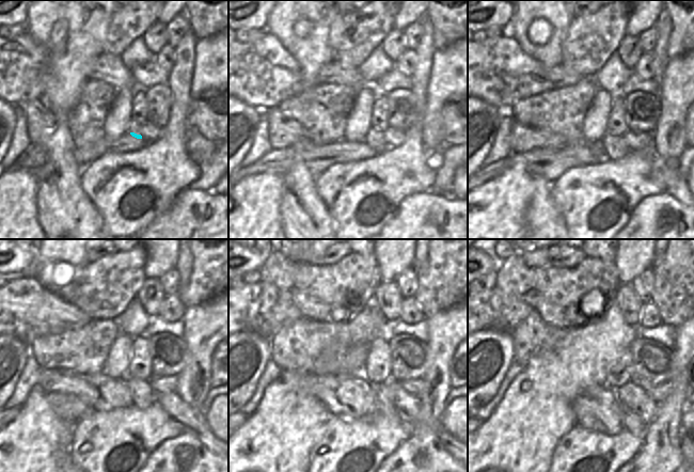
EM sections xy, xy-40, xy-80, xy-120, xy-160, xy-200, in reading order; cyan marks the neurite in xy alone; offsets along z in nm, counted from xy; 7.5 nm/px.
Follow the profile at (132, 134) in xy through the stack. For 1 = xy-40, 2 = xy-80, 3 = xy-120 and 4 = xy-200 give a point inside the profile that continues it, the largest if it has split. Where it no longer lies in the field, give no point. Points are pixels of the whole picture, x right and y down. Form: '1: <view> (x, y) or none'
1: xy-40 (377, 142)
2: xy-80 (616, 147)
3: xy-120 (142, 393)
4: xy-200 (632, 423)

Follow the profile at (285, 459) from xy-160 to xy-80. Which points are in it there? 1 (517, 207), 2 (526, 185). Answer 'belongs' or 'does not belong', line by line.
1: belongs
2: belongs

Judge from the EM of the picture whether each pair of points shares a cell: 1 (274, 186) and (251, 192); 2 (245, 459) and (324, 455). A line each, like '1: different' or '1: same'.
1: same
2: different

